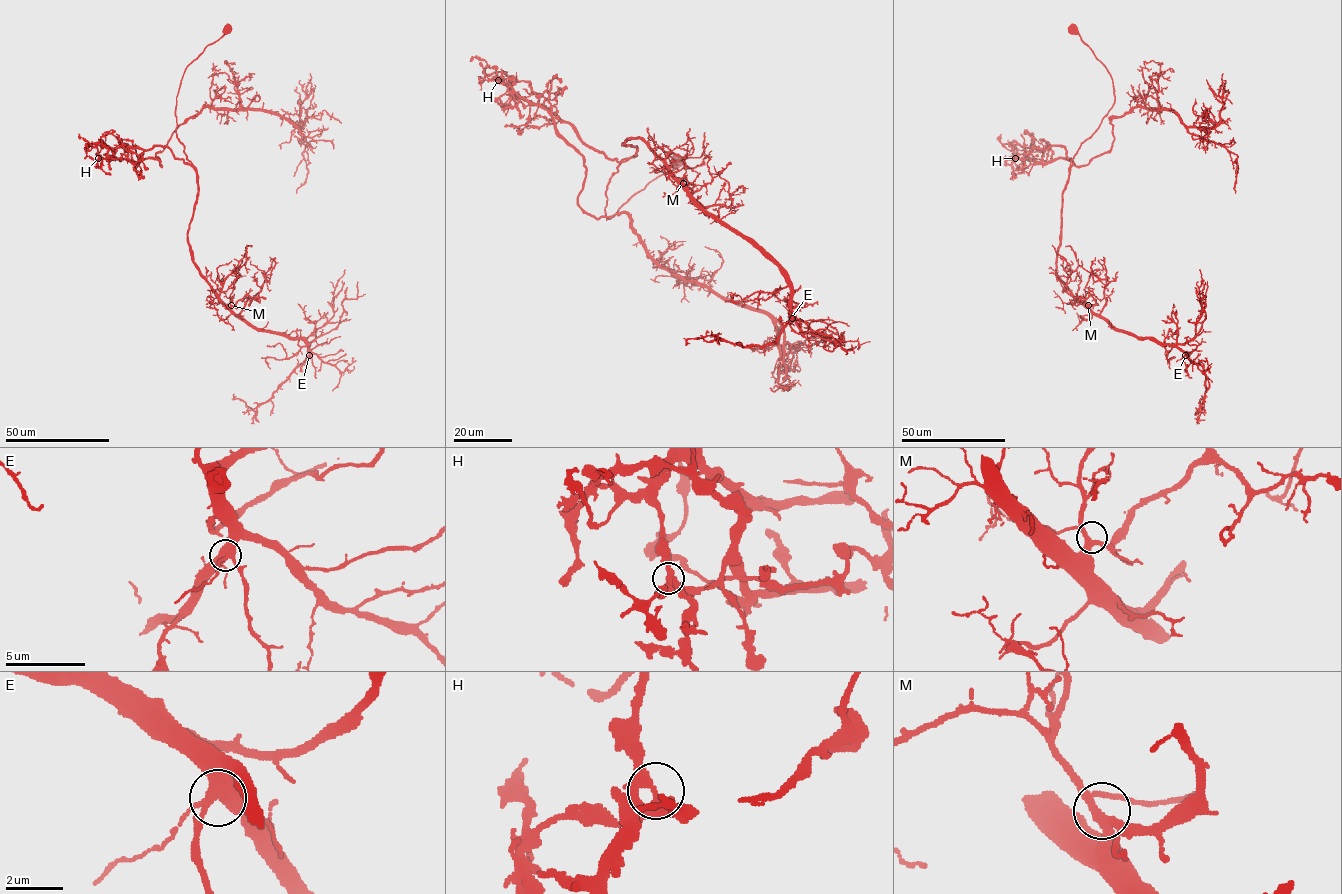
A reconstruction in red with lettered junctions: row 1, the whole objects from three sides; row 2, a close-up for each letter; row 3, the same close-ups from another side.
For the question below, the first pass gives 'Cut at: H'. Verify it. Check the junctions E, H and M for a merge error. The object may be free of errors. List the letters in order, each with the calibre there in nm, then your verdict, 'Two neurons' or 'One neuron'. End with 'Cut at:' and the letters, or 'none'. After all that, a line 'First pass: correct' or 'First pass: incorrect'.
E: Thickness 480 nm. One neuron
H: Thickness 360 nm. Two neurons
M: Thickness 320 nm. One neuron
Cut at: H
First pass: correct

